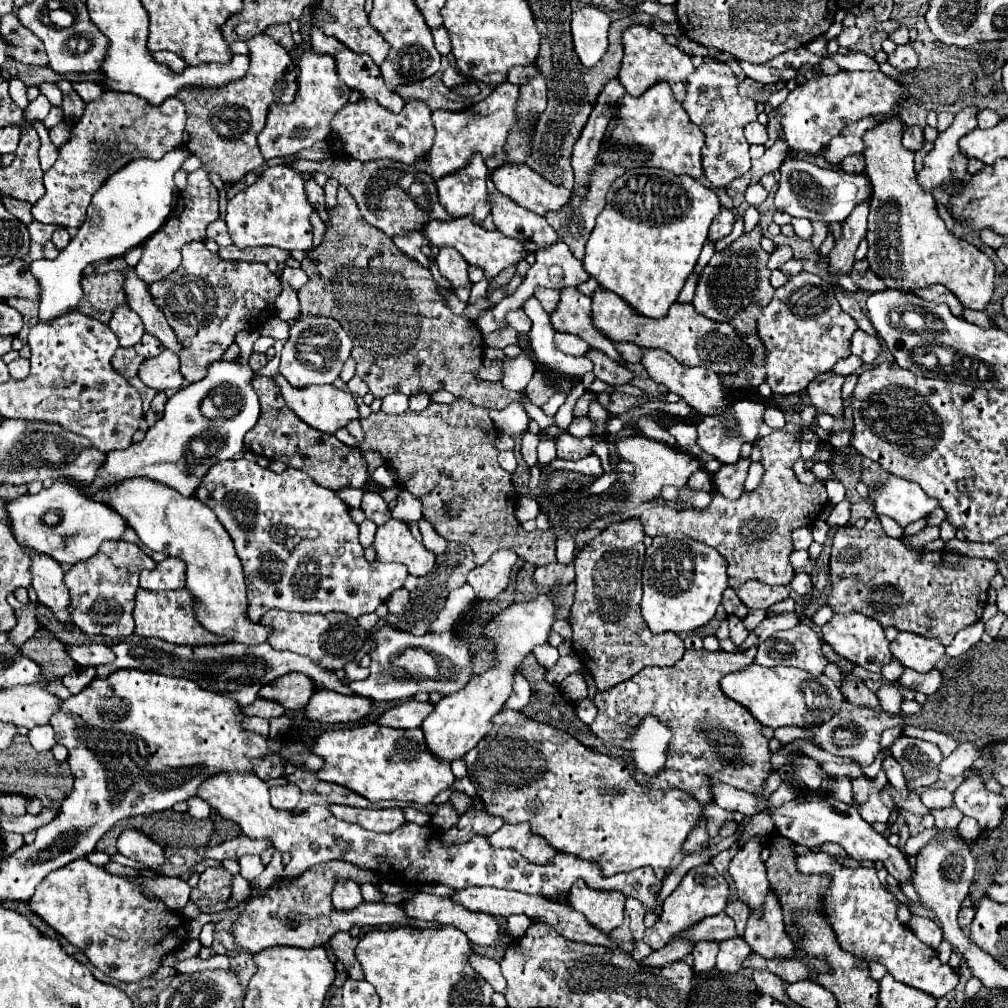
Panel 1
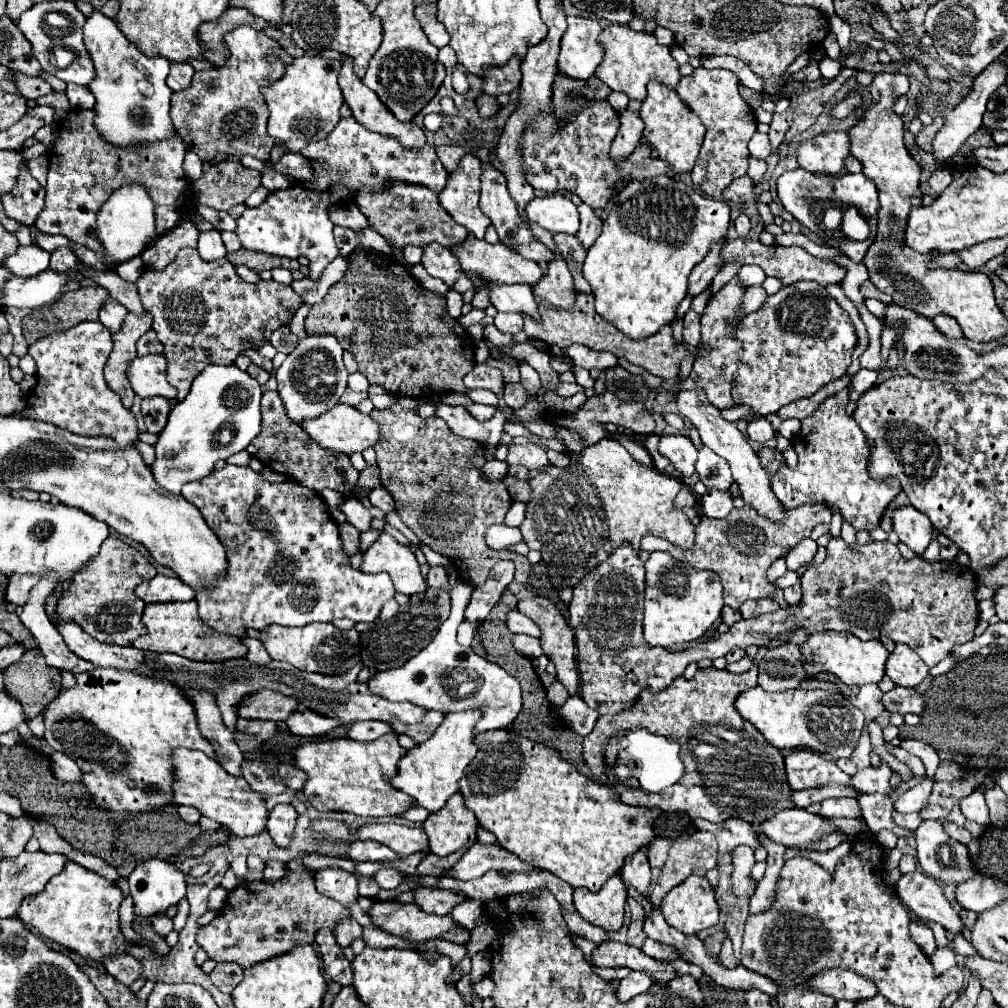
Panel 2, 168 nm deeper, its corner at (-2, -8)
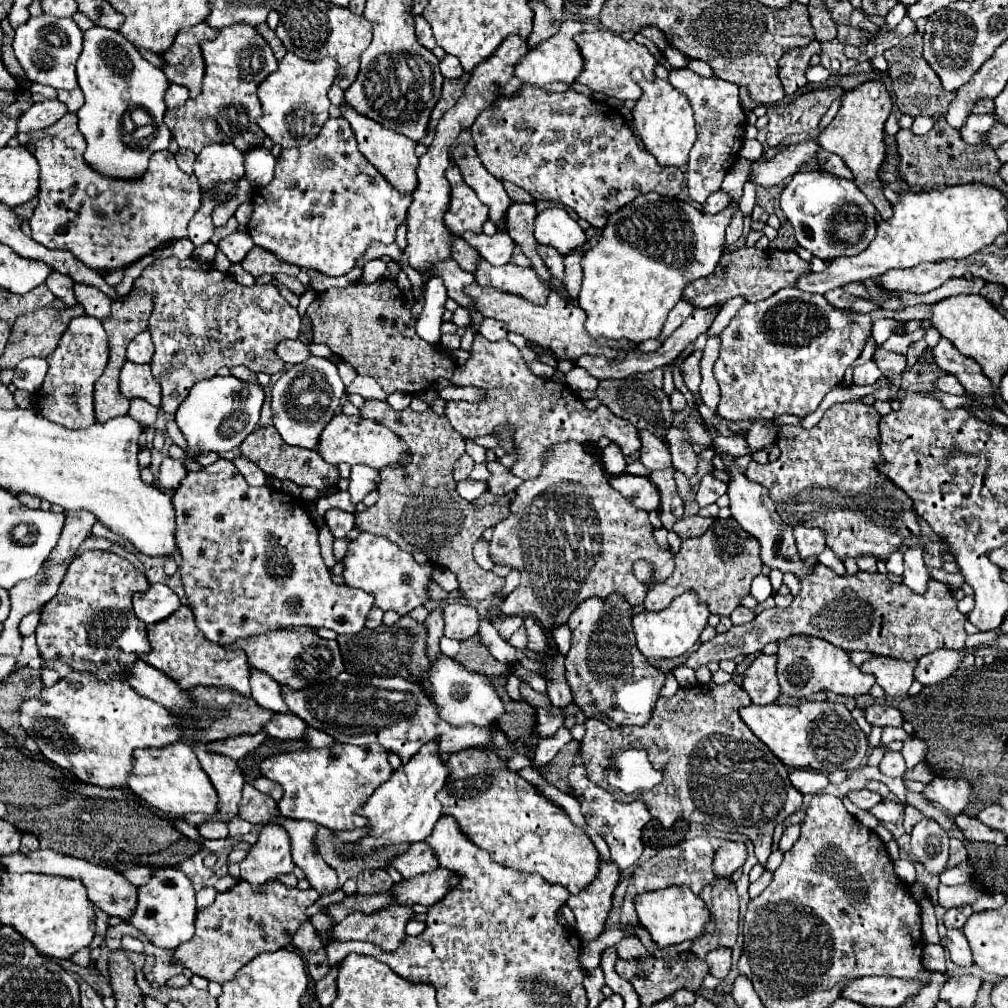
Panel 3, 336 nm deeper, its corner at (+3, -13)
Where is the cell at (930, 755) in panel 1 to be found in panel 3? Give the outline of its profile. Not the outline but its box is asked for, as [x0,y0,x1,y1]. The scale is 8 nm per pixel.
[878,752,906,778]

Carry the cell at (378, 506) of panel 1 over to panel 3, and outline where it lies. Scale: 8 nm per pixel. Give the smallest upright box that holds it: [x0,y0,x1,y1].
[324,508,354,538]

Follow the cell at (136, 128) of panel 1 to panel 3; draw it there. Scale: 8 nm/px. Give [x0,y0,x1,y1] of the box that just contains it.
[30,114,200,272]

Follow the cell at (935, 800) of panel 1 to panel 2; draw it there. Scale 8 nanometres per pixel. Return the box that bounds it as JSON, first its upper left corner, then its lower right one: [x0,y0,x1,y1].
[893,777,933,813]

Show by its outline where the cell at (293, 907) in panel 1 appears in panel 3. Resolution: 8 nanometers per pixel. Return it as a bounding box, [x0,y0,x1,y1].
[174,880,318,984]

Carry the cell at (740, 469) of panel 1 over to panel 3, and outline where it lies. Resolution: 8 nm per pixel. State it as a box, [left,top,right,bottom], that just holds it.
[674,514,714,538]

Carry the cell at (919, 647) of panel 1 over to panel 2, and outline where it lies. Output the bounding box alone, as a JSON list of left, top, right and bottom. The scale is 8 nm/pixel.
[885,643,929,687]

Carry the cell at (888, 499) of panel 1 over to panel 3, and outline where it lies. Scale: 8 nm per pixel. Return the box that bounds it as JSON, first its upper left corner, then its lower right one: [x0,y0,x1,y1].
[904,544,930,594]

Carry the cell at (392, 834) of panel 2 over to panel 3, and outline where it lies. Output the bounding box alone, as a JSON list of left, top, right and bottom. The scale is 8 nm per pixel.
[390,842,438,878]

